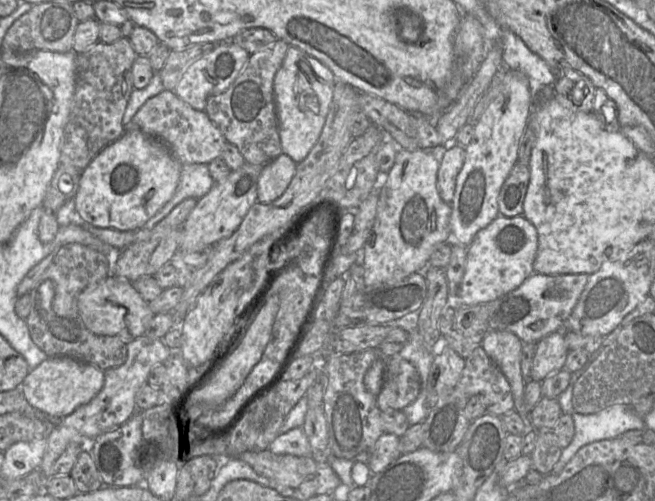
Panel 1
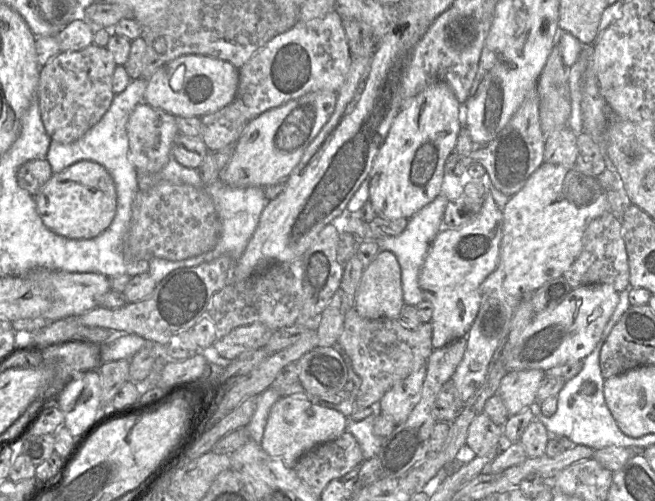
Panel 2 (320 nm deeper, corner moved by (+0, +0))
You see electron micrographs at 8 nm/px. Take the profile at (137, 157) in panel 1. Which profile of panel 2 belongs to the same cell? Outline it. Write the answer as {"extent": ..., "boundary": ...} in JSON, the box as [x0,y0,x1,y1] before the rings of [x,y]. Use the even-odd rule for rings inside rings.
{"extent":[34,160,117,239],"boundary":[[[83,160],[55,173],[34,195],[36,209],[43,224],[68,239],[91,239],[112,223],[117,207],[117,193],[109,172],[100,164]]]}

